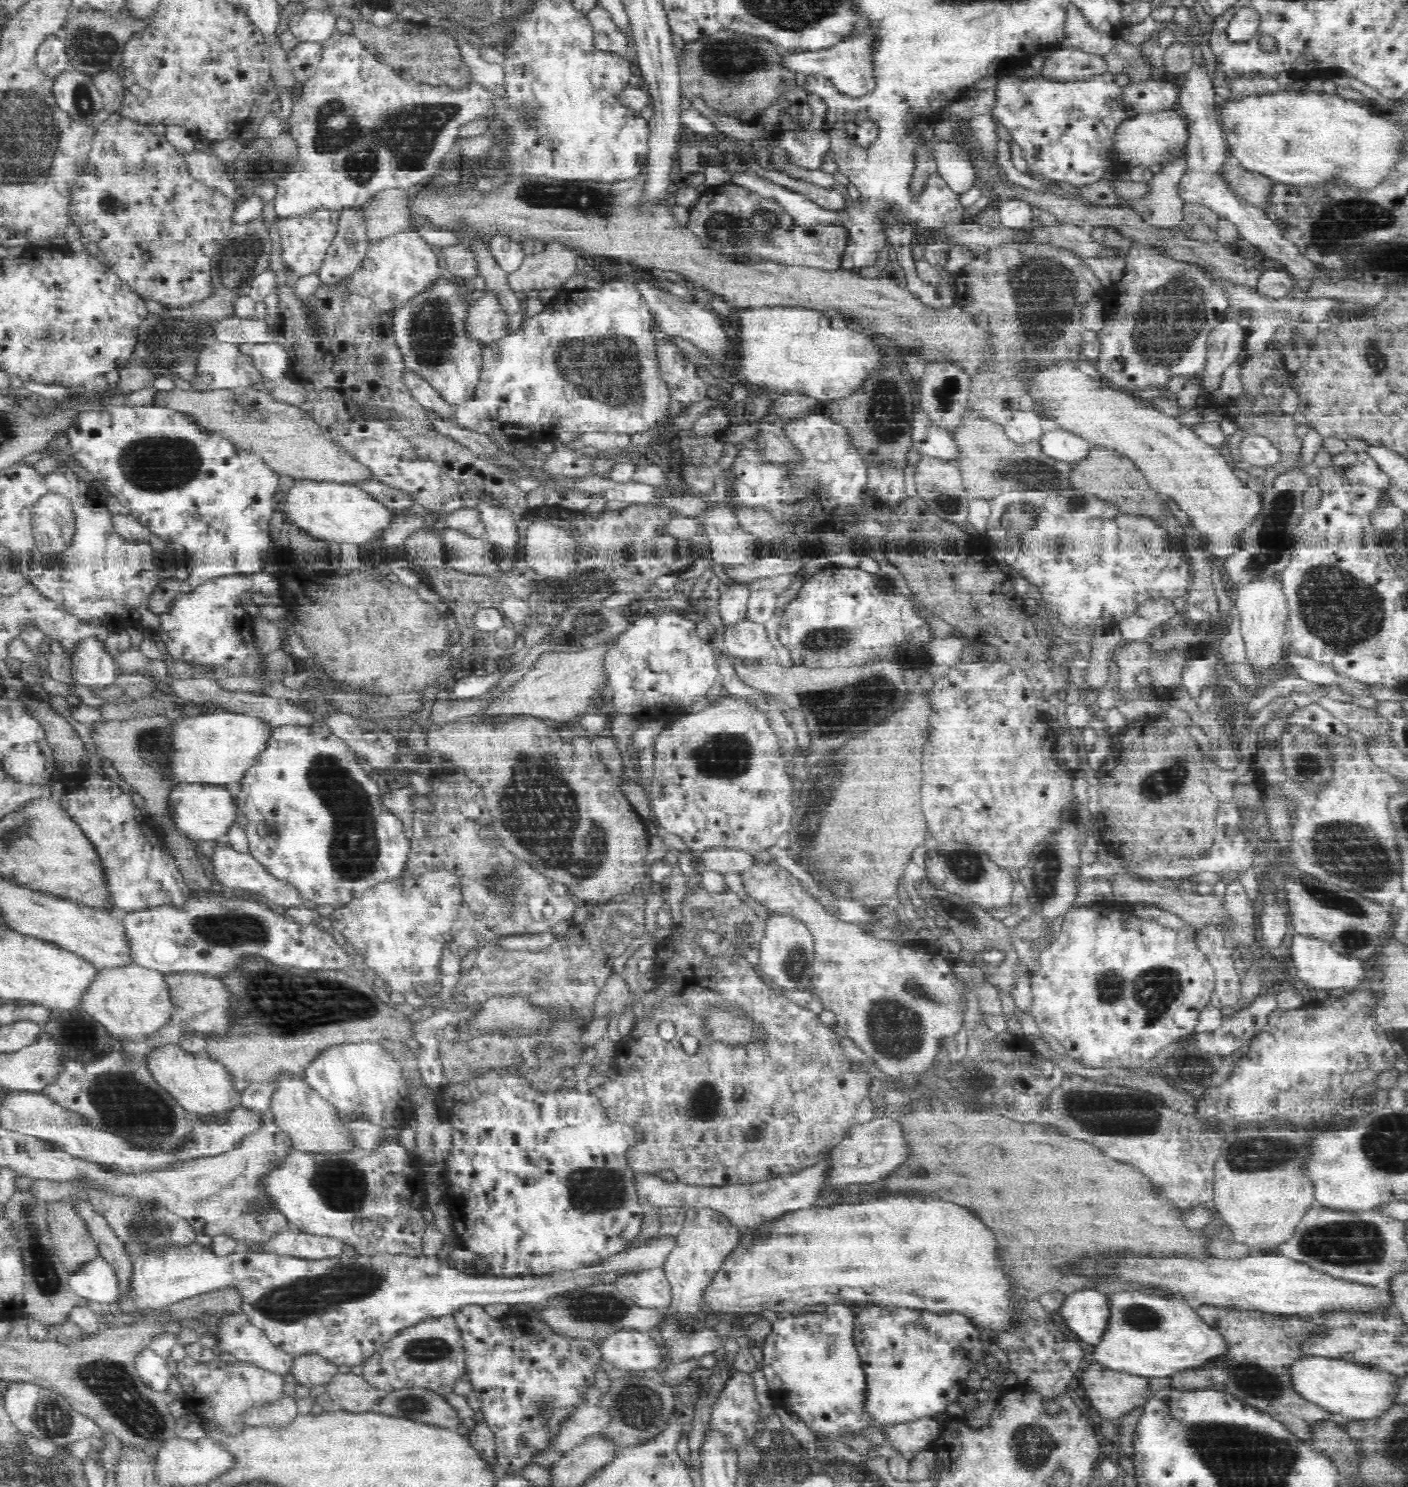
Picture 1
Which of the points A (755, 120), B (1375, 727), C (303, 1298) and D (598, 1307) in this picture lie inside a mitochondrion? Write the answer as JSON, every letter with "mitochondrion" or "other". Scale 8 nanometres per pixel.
{"A":"other","B":"other","C":"mitochondrion","D":"mitochondrion"}

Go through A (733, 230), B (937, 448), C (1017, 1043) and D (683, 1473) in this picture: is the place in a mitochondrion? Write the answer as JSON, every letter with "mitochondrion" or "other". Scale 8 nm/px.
{"A":"mitochondrion","B":"other","C":"other","D":"other"}

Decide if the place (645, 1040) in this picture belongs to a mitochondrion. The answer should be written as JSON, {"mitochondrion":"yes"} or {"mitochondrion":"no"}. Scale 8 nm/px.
{"mitochondrion":"no"}

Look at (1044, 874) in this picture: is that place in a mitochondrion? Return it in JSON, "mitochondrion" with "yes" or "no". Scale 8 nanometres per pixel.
{"mitochondrion":"yes"}

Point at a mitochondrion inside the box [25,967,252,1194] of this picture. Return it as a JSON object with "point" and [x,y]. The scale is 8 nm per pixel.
{"point":[125,1102]}

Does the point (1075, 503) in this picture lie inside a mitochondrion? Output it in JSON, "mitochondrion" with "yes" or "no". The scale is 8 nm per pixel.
{"mitochondrion":"yes"}

